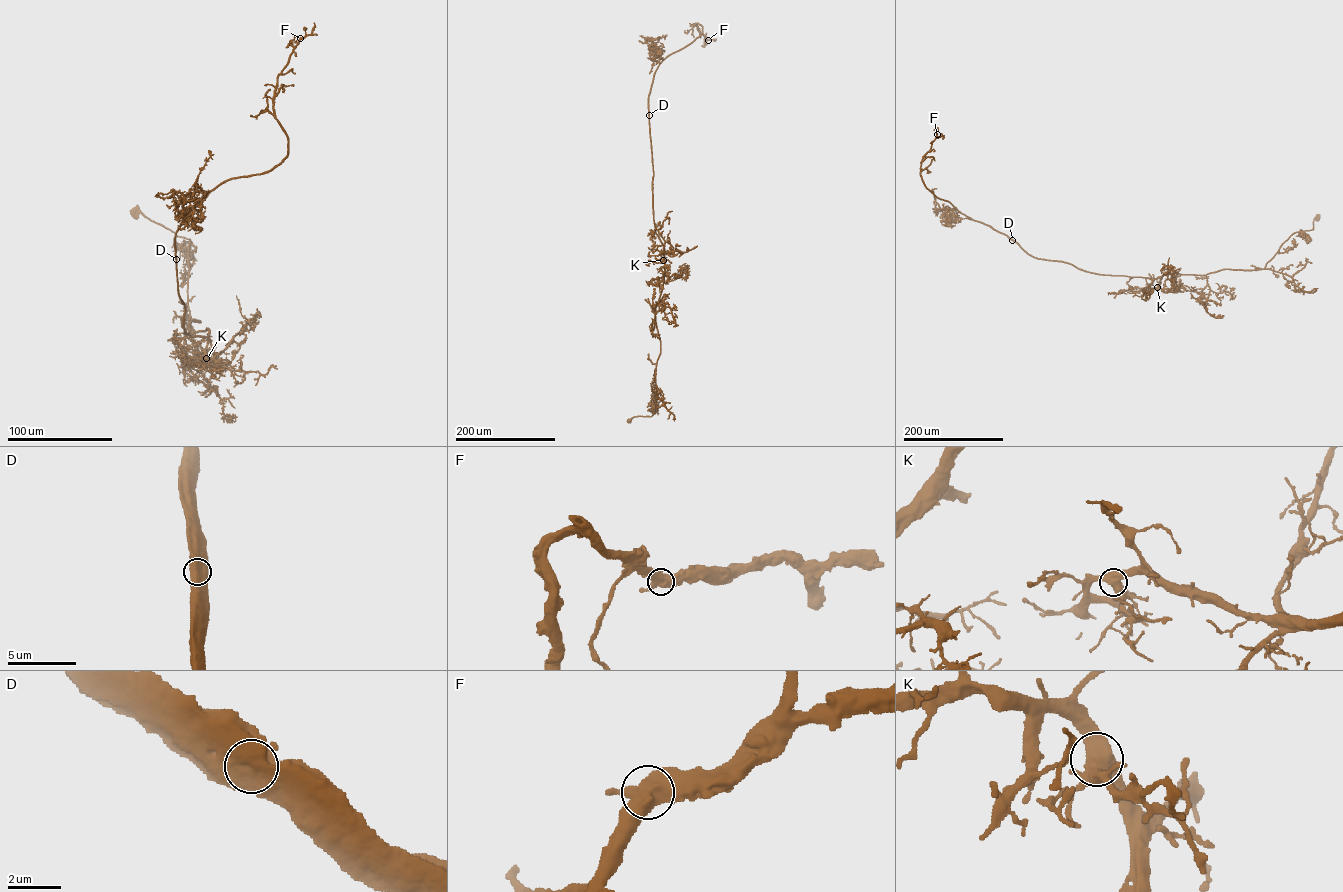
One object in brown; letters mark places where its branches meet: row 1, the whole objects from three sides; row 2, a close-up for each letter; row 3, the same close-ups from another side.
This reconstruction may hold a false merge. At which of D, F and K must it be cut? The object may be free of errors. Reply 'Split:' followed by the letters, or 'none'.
Split: none

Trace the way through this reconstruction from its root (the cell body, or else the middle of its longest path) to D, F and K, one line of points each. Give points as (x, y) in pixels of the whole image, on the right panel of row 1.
D: (1317, 218), (1313, 229), (1294, 232), (1263, 268), (1169, 273), (1153, 279), (1097, 274), (1038, 259), (1012, 240)
F: (1317, 218), (1263, 268), (1153, 279), (1091, 273), (1034, 257), (938, 198), (920, 174), (937, 134)
K: (1317, 218), (1313, 229), (1294, 232), (1263, 268), (1224, 269), (1202, 275), (1171, 273), (1172, 287), (1157, 287)

